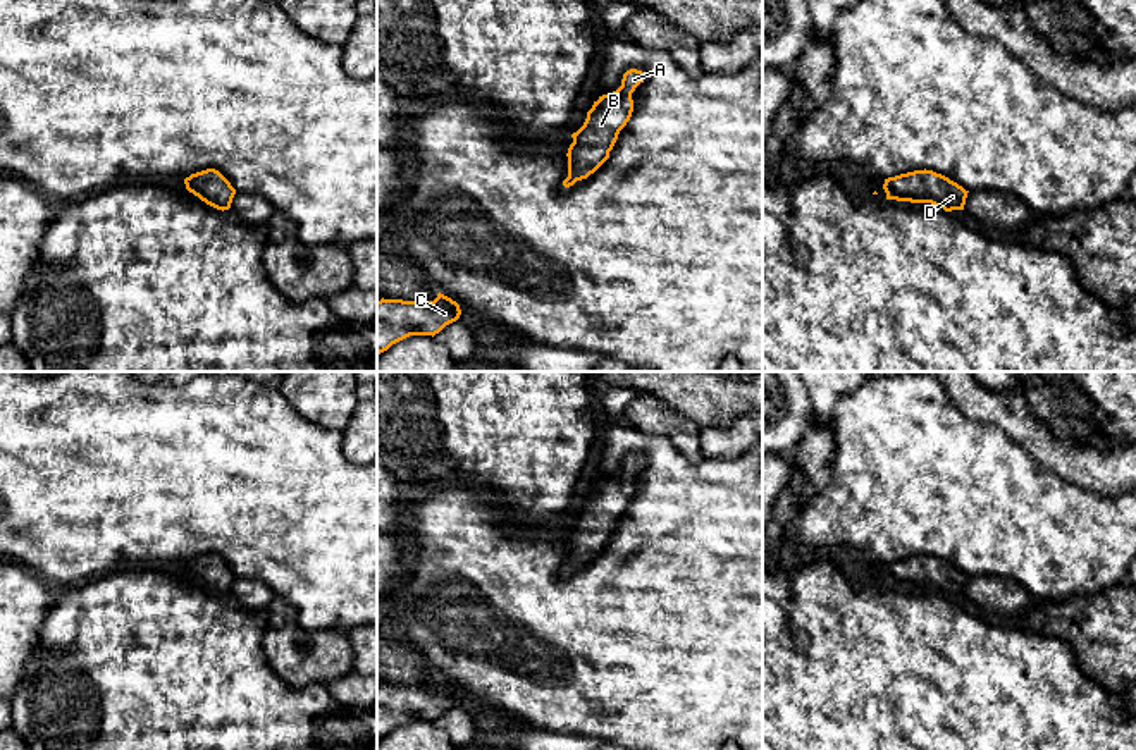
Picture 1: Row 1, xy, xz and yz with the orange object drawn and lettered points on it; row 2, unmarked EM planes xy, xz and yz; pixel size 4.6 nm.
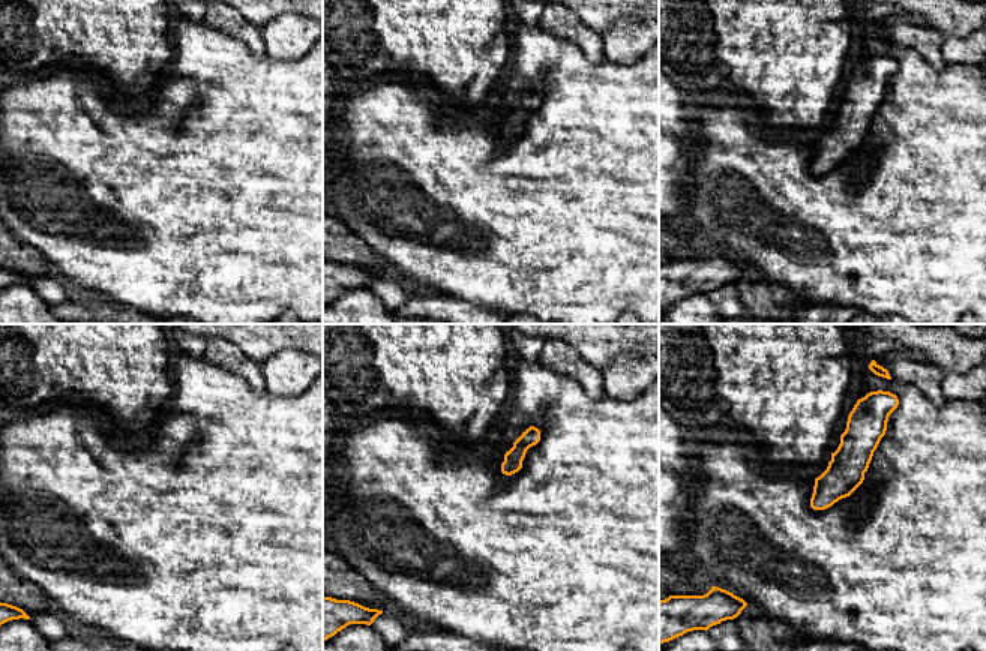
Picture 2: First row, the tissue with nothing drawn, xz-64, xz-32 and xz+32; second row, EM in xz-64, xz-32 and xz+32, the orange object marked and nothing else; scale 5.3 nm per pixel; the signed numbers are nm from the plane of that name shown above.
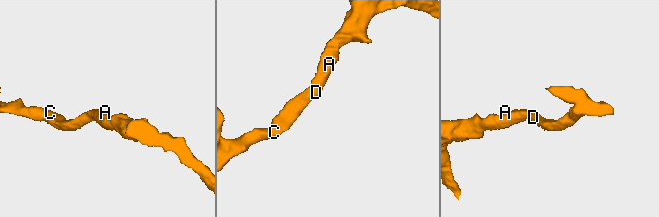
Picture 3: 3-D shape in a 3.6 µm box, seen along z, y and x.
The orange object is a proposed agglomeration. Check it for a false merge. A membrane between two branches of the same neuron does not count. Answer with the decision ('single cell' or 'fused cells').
single cell

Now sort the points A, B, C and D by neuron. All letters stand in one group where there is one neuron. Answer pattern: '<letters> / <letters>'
A B C D

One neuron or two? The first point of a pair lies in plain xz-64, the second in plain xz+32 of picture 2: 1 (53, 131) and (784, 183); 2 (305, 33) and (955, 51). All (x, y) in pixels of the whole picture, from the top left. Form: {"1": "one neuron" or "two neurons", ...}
{"1": "one neuron", "2": "one neuron"}

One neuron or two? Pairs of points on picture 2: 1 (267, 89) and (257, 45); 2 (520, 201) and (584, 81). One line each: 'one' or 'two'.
1: two
2: one

